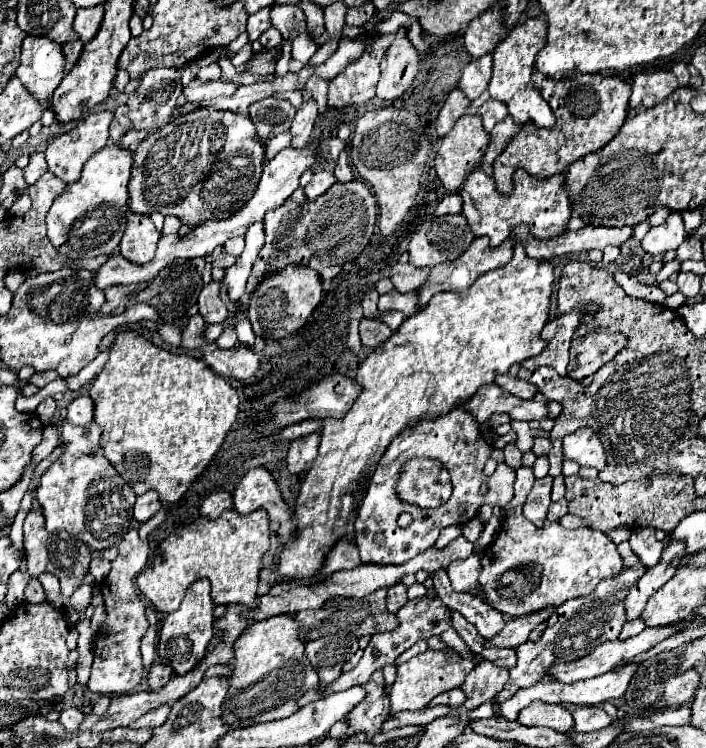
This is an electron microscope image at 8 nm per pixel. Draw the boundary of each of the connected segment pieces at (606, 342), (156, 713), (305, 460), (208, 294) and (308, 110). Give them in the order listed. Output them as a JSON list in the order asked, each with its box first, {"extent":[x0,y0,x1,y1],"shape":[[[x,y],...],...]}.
[{"extent":[568,327,626,385],"shape":[[[580,327],[574,332],[570,347],[568,377],[590,385],[594,373],[612,361],[626,347],[622,333],[596,333],[594,329]]]},{"extent":[130,705,170,729],"shape":[[[160,705],[152,711],[148,711],[146,715],[142,715],[140,719],[136,719],[130,727],[132,729],[142,729],[142,727],[148,727],[148,729],[154,729],[154,727],[160,727],[166,719],[168,719],[168,713],[170,713],[170,705]]]},{"extent":[286,433,320,475],"shape":[[[312,433],[292,441],[286,457],[286,467],[292,475],[300,475],[318,457],[318,443],[320,443],[320,433]]]},{"extent":[198,281,228,323],"shape":[[[212,281],[202,289],[198,301],[198,313],[204,317],[206,323],[224,323],[228,309],[220,299],[220,283]]]},{"extent":[290,101,318,149],"shape":[[[304,101],[302,107],[298,109],[294,121],[292,121],[292,127],[290,127],[294,149],[300,149],[308,143],[308,137],[310,137],[314,125],[316,125],[316,117],[318,117],[316,103],[314,101]]]}]

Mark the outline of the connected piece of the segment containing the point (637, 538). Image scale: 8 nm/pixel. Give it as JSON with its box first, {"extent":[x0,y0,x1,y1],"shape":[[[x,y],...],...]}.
{"extent":[630,529,665,567],"shape":[[[634,529],[632,537],[630,537],[630,547],[632,551],[640,557],[640,561],[648,567],[656,565],[660,559],[660,553],[664,549],[665,541],[658,541],[654,537],[654,529]]]}

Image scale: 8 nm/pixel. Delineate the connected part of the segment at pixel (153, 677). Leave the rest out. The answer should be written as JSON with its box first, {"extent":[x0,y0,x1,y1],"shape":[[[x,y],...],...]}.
{"extent":[148,663,172,691],"shape":[[[154,663],[150,667],[150,673],[148,673],[148,685],[152,691],[158,691],[162,689],[164,685],[168,685],[168,681],[172,679],[172,669],[168,665],[160,665],[160,663]]]}

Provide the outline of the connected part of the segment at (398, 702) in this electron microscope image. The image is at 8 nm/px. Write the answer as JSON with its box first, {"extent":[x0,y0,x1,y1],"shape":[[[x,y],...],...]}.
{"extent":[390,649,474,713],"shape":[[[426,649],[422,655],[412,657],[406,663],[400,663],[398,675],[394,685],[390,687],[390,703],[392,703],[392,713],[410,709],[424,709],[436,695],[456,689],[462,685],[464,677],[470,673],[470,669],[474,669],[474,661],[466,661],[454,650],[450,649],[444,653],[443,651],[434,651],[434,649]]]}

